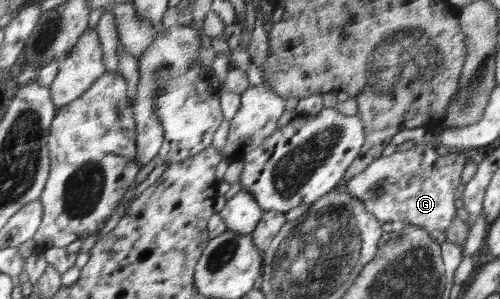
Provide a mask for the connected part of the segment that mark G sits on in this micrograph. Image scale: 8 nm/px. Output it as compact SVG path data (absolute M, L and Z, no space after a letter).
M415 144L409 150L395 151L389 156L379 156L365 170L346 182L347 192L357 196L367 211L378 220L391 223L408 222L429 229L431 237L442 243L454 222L455 188L462 184L462 172L467 163L463 153L438 154L427 145Z

